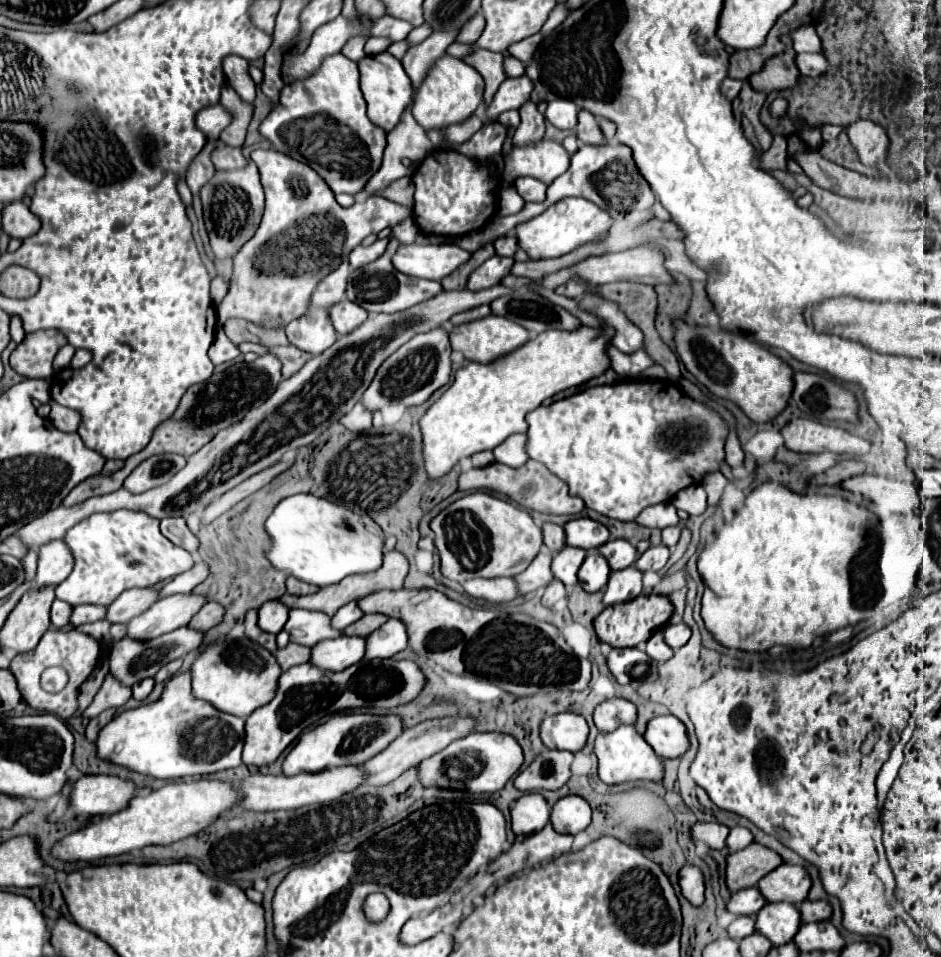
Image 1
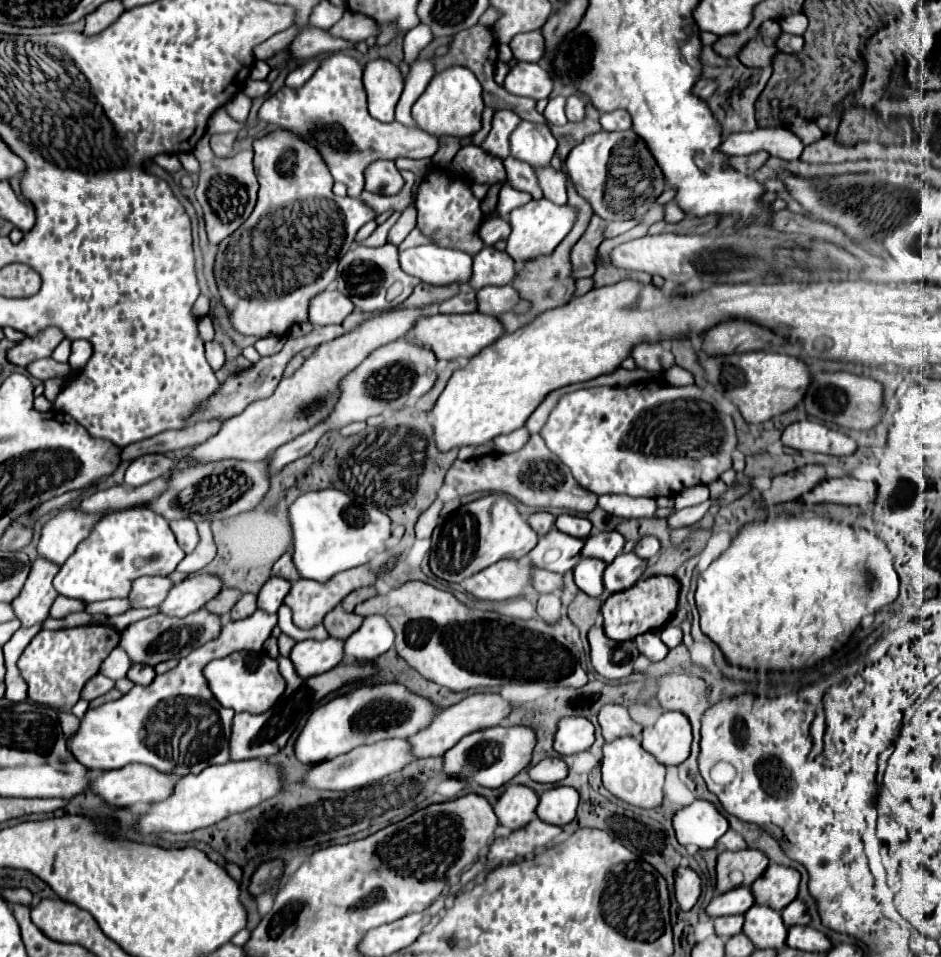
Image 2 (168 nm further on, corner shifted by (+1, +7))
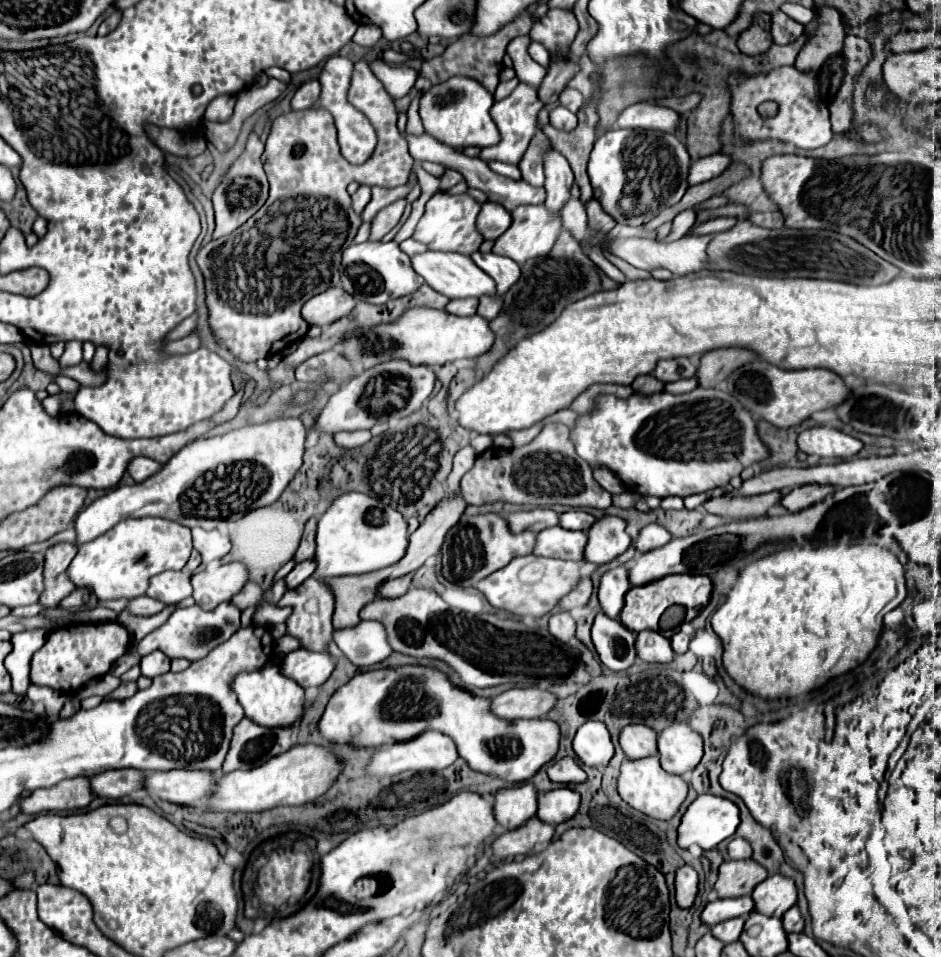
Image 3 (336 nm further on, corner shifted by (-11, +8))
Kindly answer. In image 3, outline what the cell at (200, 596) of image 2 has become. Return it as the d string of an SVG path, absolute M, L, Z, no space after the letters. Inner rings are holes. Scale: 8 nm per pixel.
M230 562L216 568L204 568L192 576L192 598L204 610L214 610L220 602L228 602L248 582L244 564Z

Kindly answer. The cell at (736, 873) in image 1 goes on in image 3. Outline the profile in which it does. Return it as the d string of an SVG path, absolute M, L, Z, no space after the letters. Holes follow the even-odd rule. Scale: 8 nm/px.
M752 858L726 860L720 864L714 890L720 894L720 898L748 896L766 876L768 876L768 870Z

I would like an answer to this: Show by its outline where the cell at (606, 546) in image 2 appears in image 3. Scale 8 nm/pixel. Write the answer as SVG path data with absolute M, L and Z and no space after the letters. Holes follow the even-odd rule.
M604 516L588 532L584 558L594 564L608 564L628 550L632 544L626 534L626 522L618 516Z

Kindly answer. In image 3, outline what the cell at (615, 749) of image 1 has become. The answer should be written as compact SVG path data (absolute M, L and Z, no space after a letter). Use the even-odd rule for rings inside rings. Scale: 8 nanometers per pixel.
M646 756L644 760L624 758L620 766L620 776L618 776L618 794L626 804L644 812L646 816L656 818L656 820L670 820L678 812L680 804L684 802L688 794L688 784L684 782L682 776L668 774L660 766L658 756Z

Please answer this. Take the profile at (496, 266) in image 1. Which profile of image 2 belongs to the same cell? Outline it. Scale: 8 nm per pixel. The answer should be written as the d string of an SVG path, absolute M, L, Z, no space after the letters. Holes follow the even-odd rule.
M484 247L480 253L472 257L472 279L470 287L474 291L486 287L486 285L508 285L516 271L514 261L506 257L504 251L496 251L492 247Z

